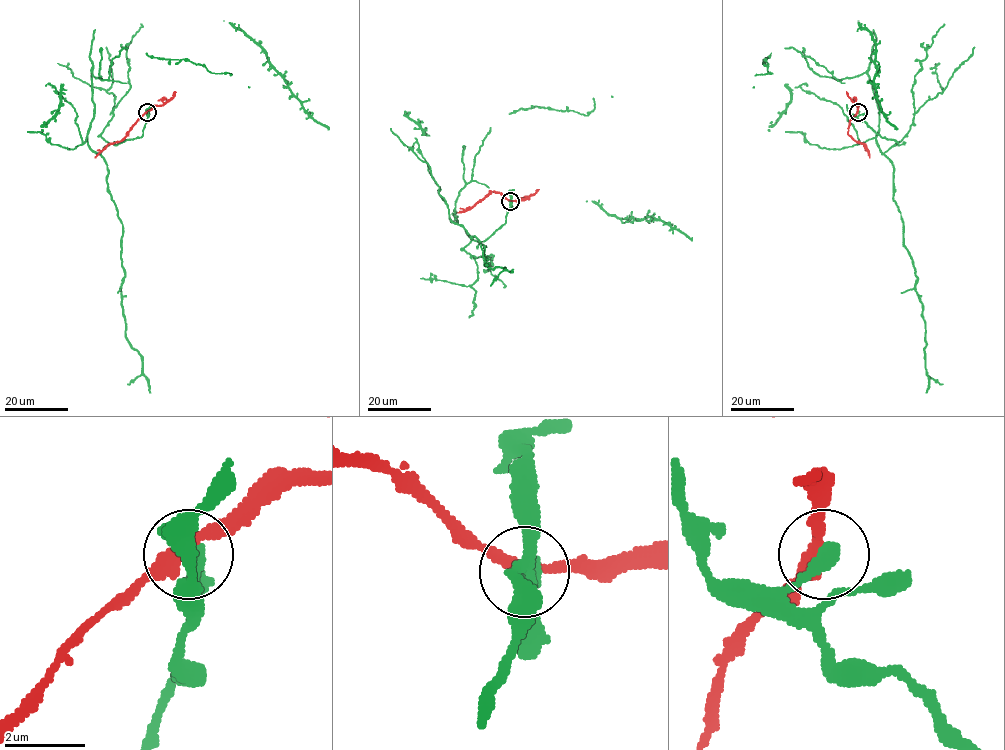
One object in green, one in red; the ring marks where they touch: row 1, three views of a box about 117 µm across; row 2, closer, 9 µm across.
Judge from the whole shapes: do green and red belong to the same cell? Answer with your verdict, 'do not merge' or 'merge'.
do not merge

